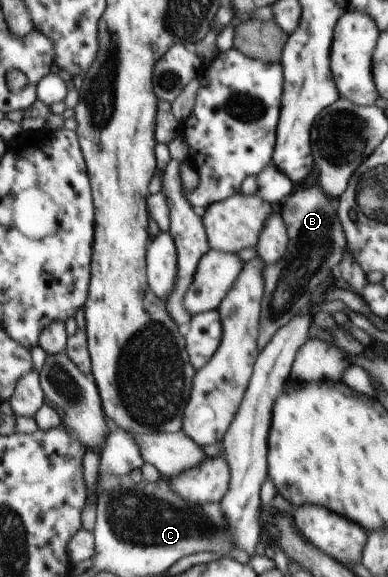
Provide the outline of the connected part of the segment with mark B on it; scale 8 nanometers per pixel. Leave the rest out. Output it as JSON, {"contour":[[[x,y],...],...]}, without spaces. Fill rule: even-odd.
{"contour":[[[316,186],[297,189],[287,195],[277,207],[287,230],[287,253],[275,265],[263,267],[263,298],[259,321],[259,351],[265,349],[269,339],[299,313],[308,308],[313,293],[336,273],[347,241],[337,216],[338,202],[333,201],[325,189]]]}

